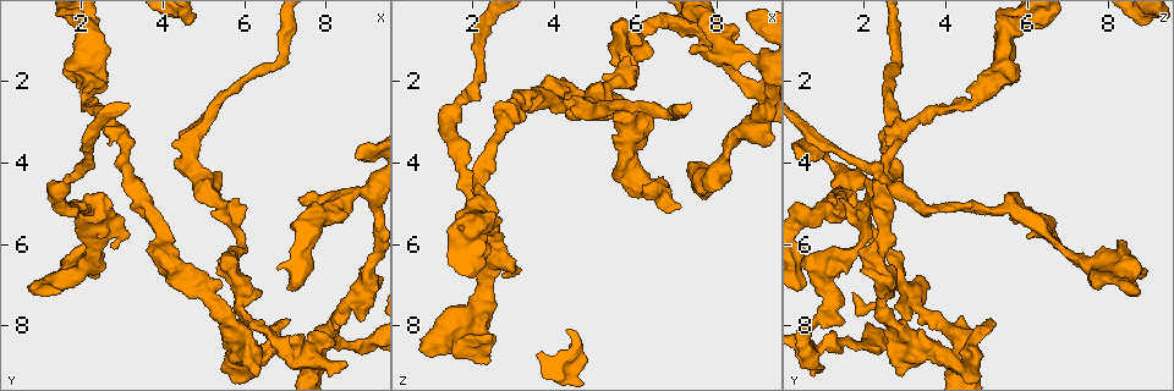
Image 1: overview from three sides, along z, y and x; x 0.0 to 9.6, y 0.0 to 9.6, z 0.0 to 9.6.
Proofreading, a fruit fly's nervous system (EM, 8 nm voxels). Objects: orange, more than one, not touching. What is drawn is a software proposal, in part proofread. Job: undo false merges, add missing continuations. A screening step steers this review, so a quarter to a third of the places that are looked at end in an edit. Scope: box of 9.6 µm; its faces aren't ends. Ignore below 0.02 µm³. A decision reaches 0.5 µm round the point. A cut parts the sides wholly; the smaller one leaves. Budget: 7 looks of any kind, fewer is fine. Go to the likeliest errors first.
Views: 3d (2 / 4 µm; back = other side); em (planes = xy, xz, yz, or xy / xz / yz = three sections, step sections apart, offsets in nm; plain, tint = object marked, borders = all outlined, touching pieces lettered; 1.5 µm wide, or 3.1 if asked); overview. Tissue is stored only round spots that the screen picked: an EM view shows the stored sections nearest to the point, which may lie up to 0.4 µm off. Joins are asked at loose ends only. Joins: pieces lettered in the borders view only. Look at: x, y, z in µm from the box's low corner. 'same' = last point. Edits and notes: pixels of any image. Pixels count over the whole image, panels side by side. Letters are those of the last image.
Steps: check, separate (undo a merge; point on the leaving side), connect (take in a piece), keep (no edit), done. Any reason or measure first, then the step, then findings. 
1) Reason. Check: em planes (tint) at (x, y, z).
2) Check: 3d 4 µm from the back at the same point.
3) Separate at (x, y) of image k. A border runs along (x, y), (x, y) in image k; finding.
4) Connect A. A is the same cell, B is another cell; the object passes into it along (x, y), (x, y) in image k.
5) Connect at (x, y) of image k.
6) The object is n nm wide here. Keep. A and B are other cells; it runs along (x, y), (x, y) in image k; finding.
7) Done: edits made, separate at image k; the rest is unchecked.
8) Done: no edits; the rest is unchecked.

Free end. Check: em planes (borders) at (8.50, 8.95, 0.85).

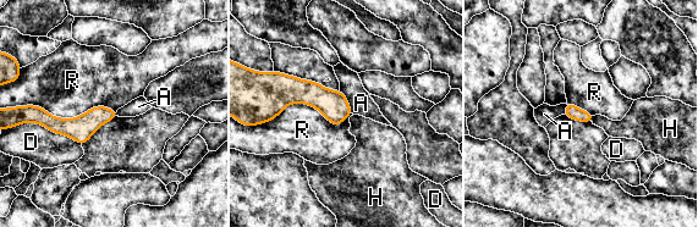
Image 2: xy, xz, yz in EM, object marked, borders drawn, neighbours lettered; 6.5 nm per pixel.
Keep. A, D, H and R are other cells; no lettered piece goes on from it.

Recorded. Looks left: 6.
Branch stops here. Check: 3d 2 µm at (7.05, 7.85, 5.15).

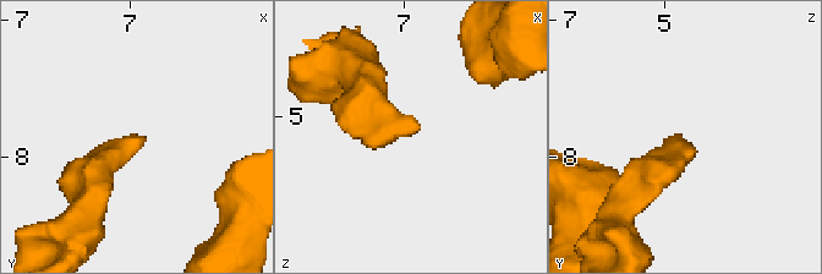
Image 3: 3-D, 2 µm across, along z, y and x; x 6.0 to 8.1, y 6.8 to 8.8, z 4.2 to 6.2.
Now the EM. Check: em planes (borders) at (7.08, 7.84, 5.12).

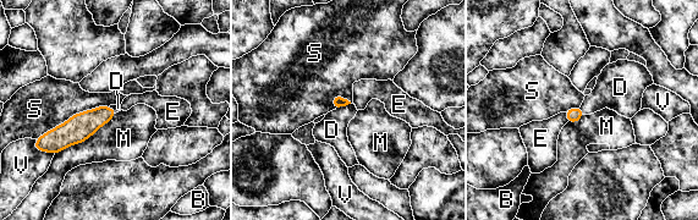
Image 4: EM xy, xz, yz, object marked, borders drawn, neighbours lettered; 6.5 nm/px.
Connect D. D is the same cell, B, E, M, S and V are other cells; the object passes into it along (339, 102), (342, 106), (331, 130) in image 4; the neuron continues.

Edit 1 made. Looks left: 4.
Branch stops here. Check: em yz step 4 (borders) at (2.40, 6.90, 8.75).

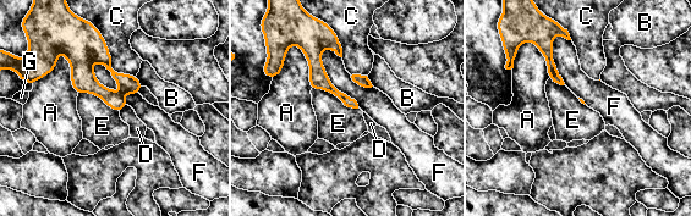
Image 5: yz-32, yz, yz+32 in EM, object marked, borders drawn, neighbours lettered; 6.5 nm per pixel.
Cut it another way. Check: em planes (borders) at the same point.

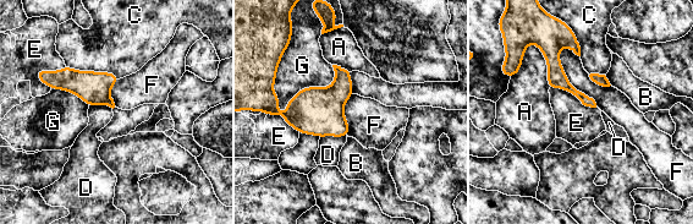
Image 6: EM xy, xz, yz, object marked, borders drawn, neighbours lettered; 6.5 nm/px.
Keep. A, B, C, D, E, F and G are other cells; none of them fits.

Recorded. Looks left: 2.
Done: edits made, connect at image 4; the rest is unchecked.

